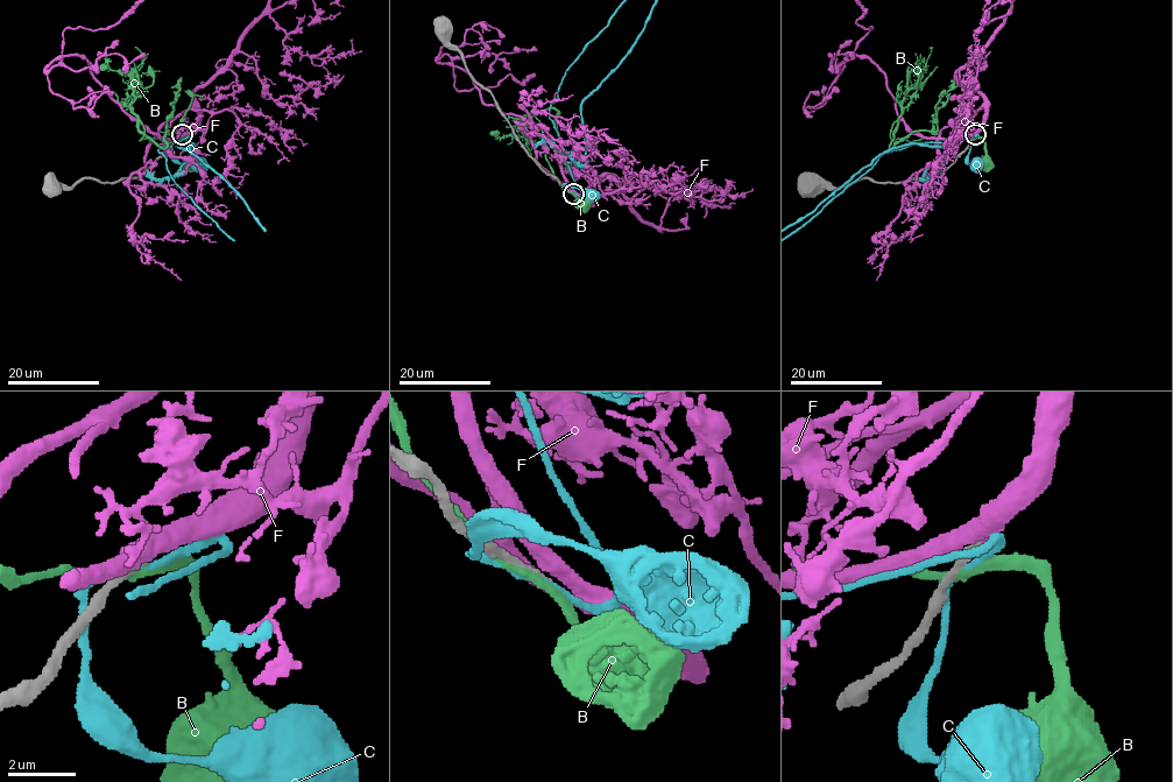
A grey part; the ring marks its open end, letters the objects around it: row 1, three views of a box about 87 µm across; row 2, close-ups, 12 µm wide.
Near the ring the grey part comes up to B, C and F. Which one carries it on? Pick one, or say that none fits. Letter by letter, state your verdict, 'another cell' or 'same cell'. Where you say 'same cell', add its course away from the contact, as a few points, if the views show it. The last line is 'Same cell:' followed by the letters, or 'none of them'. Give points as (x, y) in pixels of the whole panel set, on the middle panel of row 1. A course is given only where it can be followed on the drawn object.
B: another cell
C: another cell
F: same cell
Same cell: F

